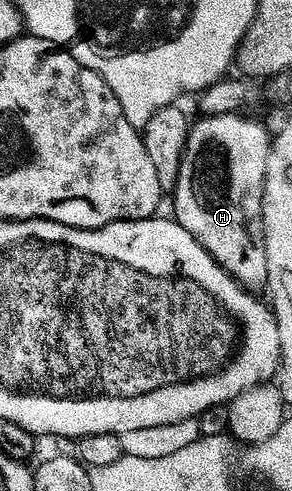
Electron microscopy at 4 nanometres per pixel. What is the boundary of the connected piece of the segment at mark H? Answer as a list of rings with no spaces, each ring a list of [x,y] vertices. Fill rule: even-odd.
[[[229,113],[228,115],[220,115],[219,117],[203,116],[202,121],[195,120],[190,130],[190,138],[186,144],[186,155],[179,168],[176,178],[178,186],[174,189],[174,213],[173,220],[177,221],[180,227],[184,227],[184,231],[188,231],[188,235],[192,235],[192,239],[196,239],[196,243],[200,243],[204,247],[204,251],[208,251],[208,255],[212,255],[212,259],[216,263],[220,263],[220,267],[224,267],[224,271],[228,271],[228,275],[232,275],[232,279],[236,279],[249,293],[261,294],[268,286],[268,251],[266,250],[266,233],[262,229],[262,208],[264,207],[264,199],[266,198],[266,176],[268,175],[268,159],[270,158],[270,146],[272,144],[272,133],[267,126],[260,120],[249,121],[246,115],[237,113]]]

